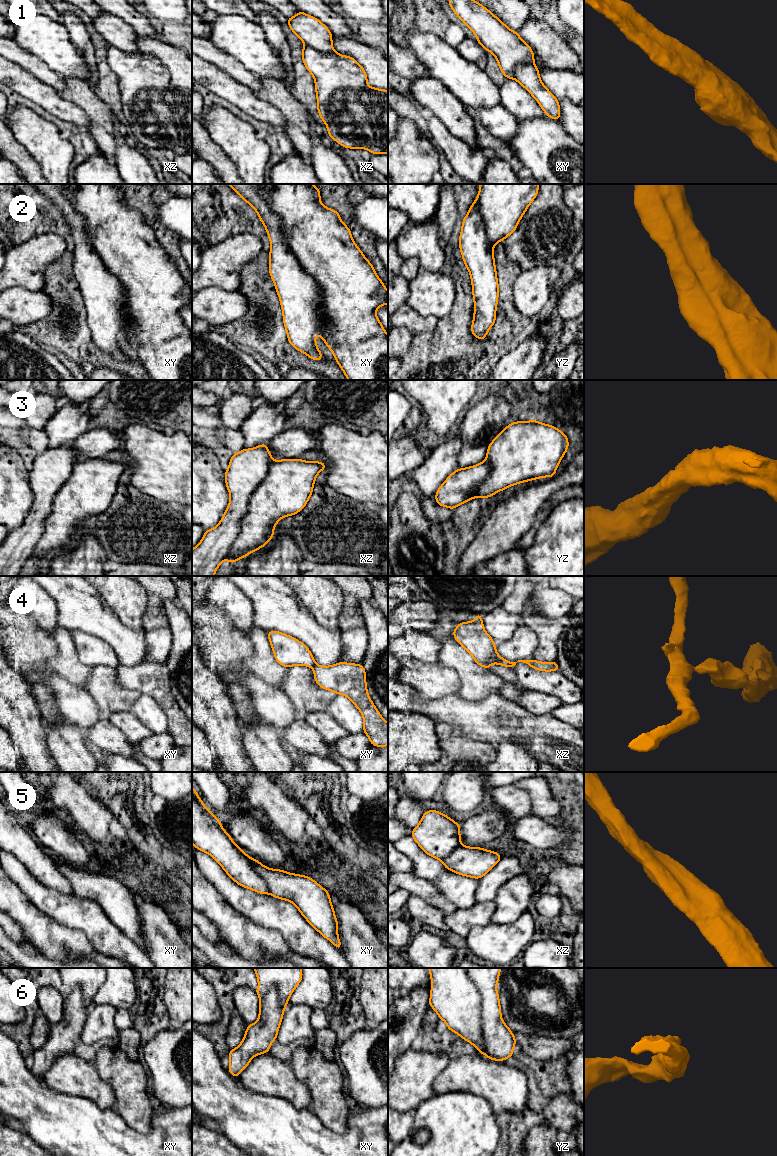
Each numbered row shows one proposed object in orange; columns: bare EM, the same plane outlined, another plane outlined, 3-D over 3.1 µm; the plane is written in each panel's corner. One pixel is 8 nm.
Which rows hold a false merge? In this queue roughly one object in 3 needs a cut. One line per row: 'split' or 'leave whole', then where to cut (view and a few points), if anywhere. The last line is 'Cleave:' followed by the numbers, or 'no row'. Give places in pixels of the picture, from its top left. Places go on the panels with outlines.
1: leave whole; cut none
2: leave whole; cut none
3: leave whole; cut none
4: split; cut xz (510, 662), (511, 666)
5: split; cut xy (250, 858), (253, 869), (264, 881), (270, 893)
6: leave whole; cut none
Cleave: 4, 5

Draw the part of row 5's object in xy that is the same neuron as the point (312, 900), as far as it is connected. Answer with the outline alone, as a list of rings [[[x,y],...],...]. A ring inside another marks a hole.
[[[251,858],[254,870],[262,877],[268,886],[269,893],[282,900],[288,900],[294,904],[302,916],[314,927],[323,937],[330,940],[337,949],[342,947],[338,938],[338,921],[334,908],[330,901],[330,894],[312,878],[299,874],[265,867],[256,859]]]

